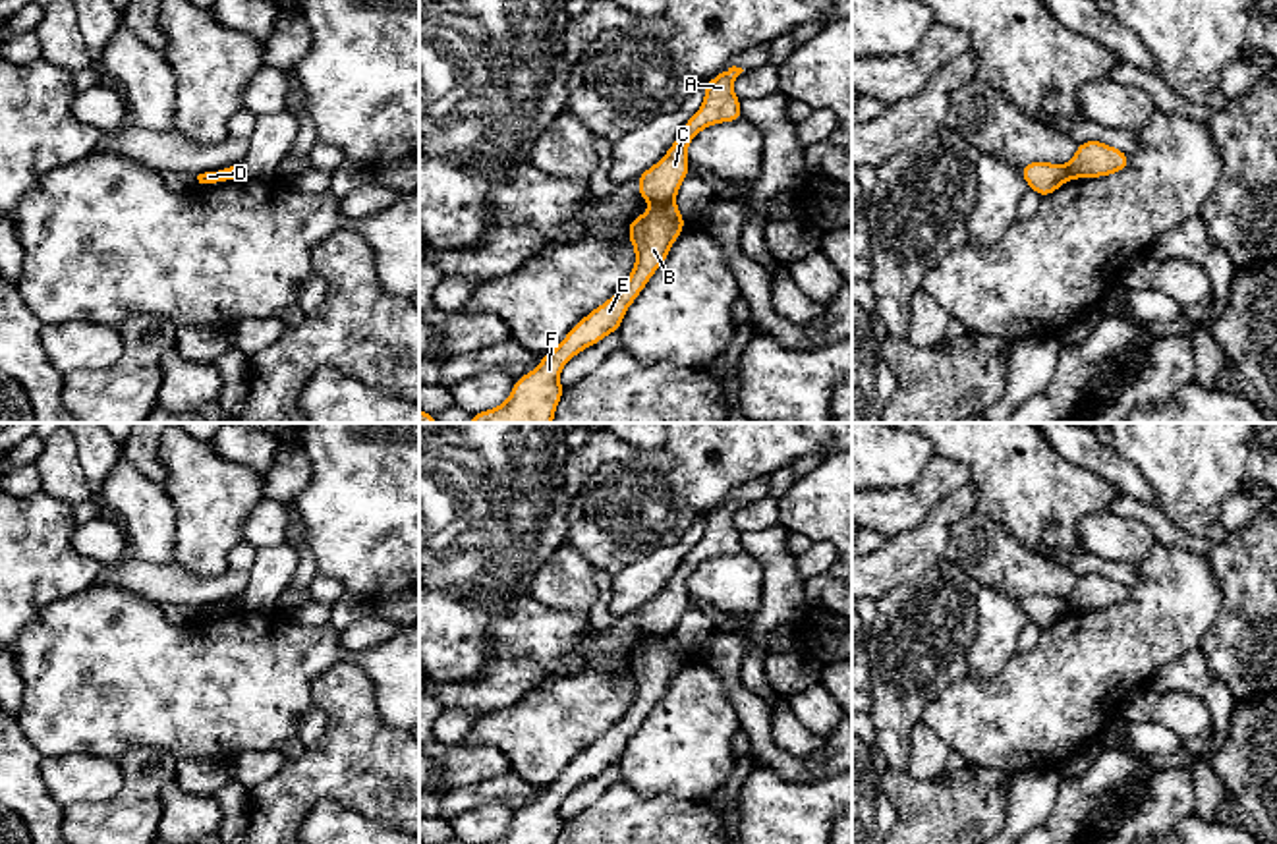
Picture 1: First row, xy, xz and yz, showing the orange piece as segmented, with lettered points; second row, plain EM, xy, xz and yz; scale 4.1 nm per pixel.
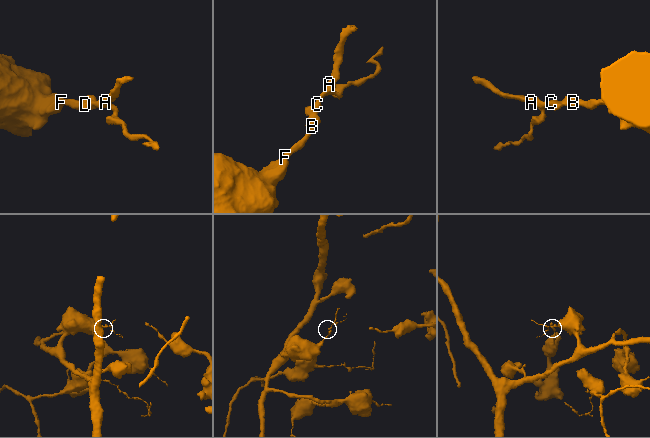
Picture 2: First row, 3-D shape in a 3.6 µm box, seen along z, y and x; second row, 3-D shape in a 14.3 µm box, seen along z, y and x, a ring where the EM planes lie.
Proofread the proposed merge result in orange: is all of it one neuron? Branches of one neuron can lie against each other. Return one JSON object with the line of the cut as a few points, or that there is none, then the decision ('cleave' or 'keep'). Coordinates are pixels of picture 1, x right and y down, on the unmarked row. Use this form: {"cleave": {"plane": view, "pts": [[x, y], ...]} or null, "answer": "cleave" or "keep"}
{"cleave": {"plane": "xz", "pts": [[673, 634], [655, 640]]}, "answer": "cleave"}

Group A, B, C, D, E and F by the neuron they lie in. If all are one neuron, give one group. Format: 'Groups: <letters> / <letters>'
Groups: A C D / B E F

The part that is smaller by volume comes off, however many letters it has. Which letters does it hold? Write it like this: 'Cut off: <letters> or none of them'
Cut off: A, C, D

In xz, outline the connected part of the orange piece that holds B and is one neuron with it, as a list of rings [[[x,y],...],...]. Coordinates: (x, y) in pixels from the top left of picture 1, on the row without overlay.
[[[674,635],[653,639],[632,651],[628,670],[636,682],[636,699],[624,718],[583,749],[531,805],[518,809],[502,838],[487,844],[554,844],[564,827],[564,819],[558,815],[562,800],[582,782],[620,761],[626,742],[667,693],[684,657],[686,653]]]

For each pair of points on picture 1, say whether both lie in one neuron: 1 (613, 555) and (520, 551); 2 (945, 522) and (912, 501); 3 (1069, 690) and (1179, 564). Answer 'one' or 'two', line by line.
1: two
2: two
3: one

